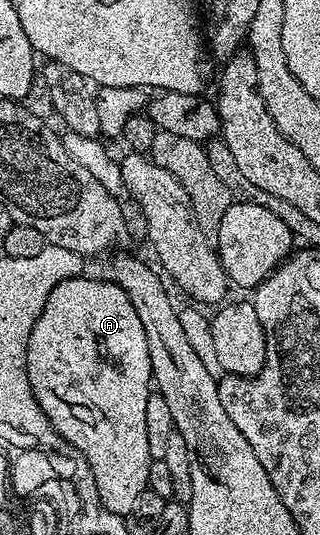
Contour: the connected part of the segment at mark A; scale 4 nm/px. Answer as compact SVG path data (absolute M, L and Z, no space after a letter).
M82 275L59 283L51 291L39 319L35 319L35 327L29 336L29 342L27 343L27 375L31 383L33 397L39 403L43 415L47 415L51 427L55 427L55 431L87 459L91 475L95 475L95 487L99 491L101 507L106 508L110 513L122 515L131 511L131 507L135 504L135 498L138 495L143 495L143 491L149 488L147 471L151 458L147 447L147 399L151 392L153 379L151 355L147 355L147 335L143 335L143 323L139 323L139 315L135 315L135 307L131 307L131 299L127 299L125 292L111 279L96 281L93 277Z

